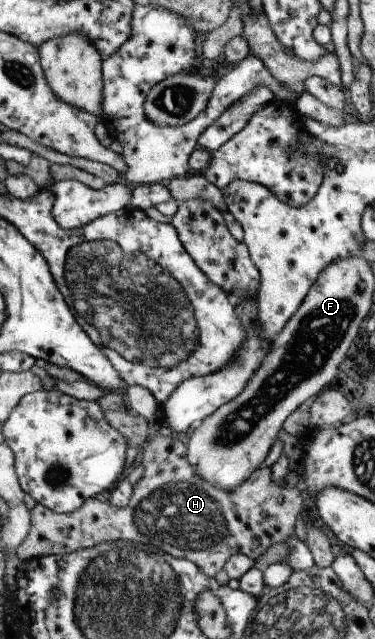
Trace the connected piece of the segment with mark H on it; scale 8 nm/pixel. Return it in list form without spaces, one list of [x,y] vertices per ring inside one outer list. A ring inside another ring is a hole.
[[[131,385],[124,390],[125,407],[137,416],[142,416],[147,424],[146,440],[139,452],[142,455],[142,469],[144,474],[132,486],[132,495],[126,507],[116,508],[110,503],[102,503],[96,497],[86,499],[76,511],[60,514],[48,511],[39,504],[29,511],[29,531],[24,541],[16,547],[16,559],[21,562],[42,555],[63,555],[72,553],[81,548],[94,547],[98,543],[124,540],[125,542],[150,545],[161,552],[168,553],[174,558],[188,559],[194,563],[204,575],[214,578],[214,575],[223,569],[224,563],[235,555],[243,554],[246,558],[256,560],[259,556],[276,543],[286,541],[293,533],[294,523],[298,513],[304,509],[303,500],[297,487],[276,485],[270,478],[270,467],[261,466],[252,471],[252,475],[240,483],[232,491],[220,491],[194,475],[192,467],[185,457],[185,447],[173,439],[168,432],[160,430],[158,423],[158,406],[152,394],[138,385]]]

